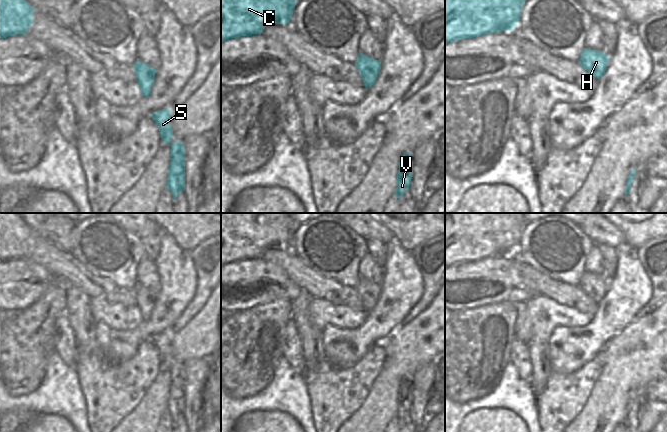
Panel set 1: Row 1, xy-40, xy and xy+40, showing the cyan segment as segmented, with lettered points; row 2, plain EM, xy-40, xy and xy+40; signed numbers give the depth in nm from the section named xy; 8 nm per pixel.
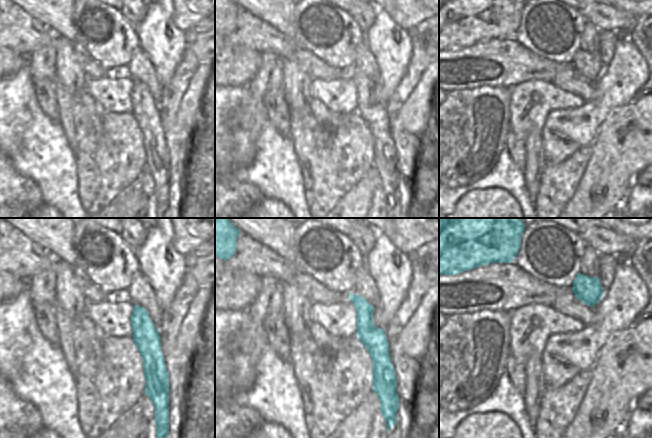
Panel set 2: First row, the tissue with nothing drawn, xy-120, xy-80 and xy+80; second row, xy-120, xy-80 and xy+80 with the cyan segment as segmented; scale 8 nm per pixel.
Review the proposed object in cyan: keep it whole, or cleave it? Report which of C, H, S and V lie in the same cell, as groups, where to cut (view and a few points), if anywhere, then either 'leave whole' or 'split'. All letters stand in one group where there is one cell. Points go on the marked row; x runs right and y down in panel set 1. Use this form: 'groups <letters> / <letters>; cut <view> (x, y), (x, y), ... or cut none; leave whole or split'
groups C H / S V; cut xy-40 (135, 71), (143, 71), (150, 76), (154, 75); split

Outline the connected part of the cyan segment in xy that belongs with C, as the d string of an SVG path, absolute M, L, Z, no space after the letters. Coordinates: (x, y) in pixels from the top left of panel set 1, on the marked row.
M221 0L221 42L261 34L263 29L276 22L287 24L293 15L297 0Z

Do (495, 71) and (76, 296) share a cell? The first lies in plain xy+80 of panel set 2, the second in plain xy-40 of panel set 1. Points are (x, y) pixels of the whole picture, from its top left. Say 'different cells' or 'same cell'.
different cells

